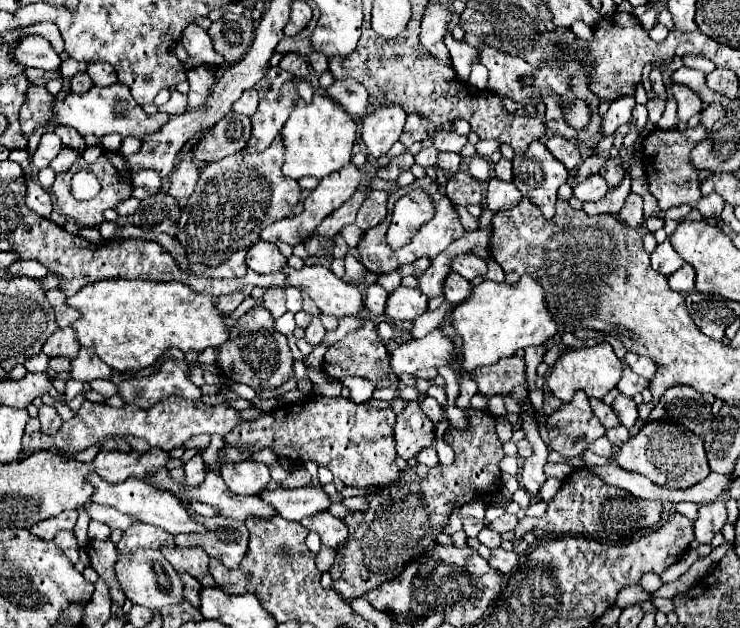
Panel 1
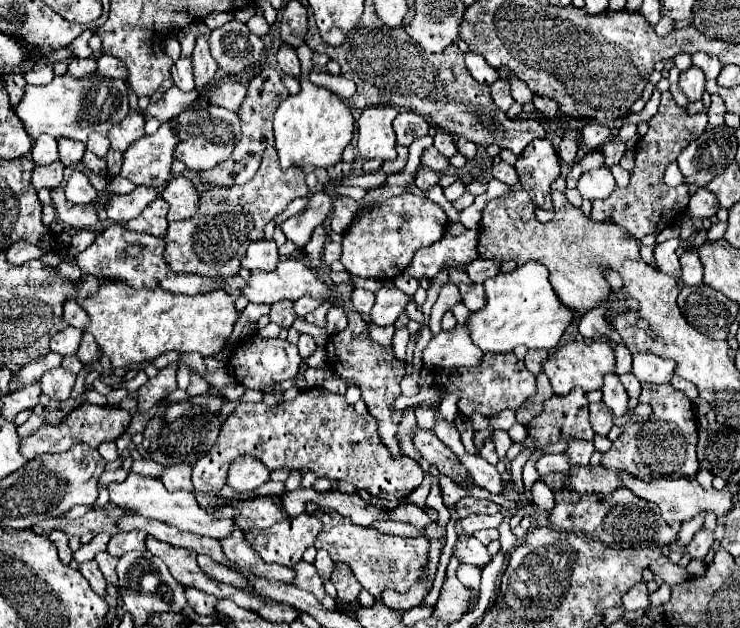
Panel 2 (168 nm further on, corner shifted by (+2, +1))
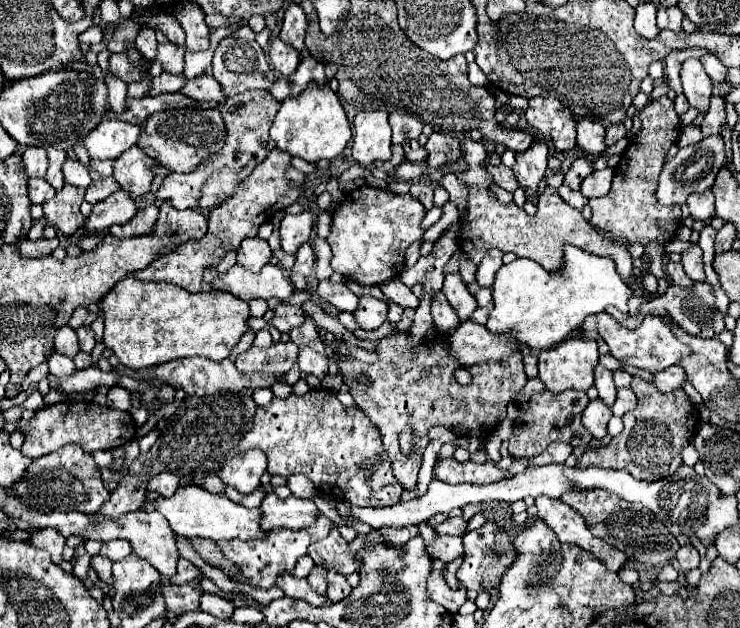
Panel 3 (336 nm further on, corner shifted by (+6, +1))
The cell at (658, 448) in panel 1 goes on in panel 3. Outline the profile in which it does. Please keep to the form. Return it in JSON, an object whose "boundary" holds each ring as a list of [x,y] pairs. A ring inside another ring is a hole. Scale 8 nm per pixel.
{"boundary":[[[633,377],[631,389],[637,395],[637,407],[635,411],[623,417],[623,423],[625,423],[623,431],[617,437],[613,437],[609,447],[585,451],[585,455],[579,457],[577,467],[623,469],[623,471],[629,471],[635,479],[659,481],[663,477],[669,477],[681,467],[683,463],[681,451],[695,433],[695,425],[699,423],[699,413],[683,389],[661,393],[655,385],[643,381],[641,377]]]}

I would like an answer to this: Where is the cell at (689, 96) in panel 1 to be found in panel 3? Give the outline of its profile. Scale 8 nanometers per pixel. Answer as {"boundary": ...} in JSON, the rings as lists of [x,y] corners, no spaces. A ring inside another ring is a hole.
{"boundary":[[[687,59],[683,63],[681,83],[683,83],[683,93],[689,101],[689,105],[695,107],[699,113],[707,113],[713,85],[699,59]]]}

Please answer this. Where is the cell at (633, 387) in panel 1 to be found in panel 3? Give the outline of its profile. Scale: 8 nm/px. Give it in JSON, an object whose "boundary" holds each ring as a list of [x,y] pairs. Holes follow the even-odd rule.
{"boundary":[[[617,389],[617,399],[615,399],[611,411],[613,411],[613,415],[623,417],[625,413],[633,411],[635,405],[637,405],[637,397],[631,389]]]}

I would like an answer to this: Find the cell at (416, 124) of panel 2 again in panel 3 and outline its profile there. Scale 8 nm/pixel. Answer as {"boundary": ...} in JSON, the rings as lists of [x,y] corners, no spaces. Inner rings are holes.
{"boundary":[[[402,111],[390,113],[389,124],[393,127],[393,143],[405,143],[409,139],[417,139],[423,128],[423,122],[420,118]]]}

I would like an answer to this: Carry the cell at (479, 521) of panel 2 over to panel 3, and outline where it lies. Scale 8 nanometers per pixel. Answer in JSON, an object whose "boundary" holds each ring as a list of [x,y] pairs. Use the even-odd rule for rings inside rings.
{"boundary":[[[447,517],[443,523],[433,525],[433,531],[437,535],[463,535],[467,527],[467,519],[463,517]]]}

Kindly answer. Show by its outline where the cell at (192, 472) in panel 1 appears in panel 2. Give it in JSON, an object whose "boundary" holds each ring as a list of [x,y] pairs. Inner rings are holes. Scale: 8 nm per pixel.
{"boundary":[[[189,463],[173,465],[173,467],[169,467],[165,471],[165,475],[161,477],[161,481],[163,481],[163,485],[169,491],[193,491],[191,469],[193,469],[193,465],[189,465]]]}

